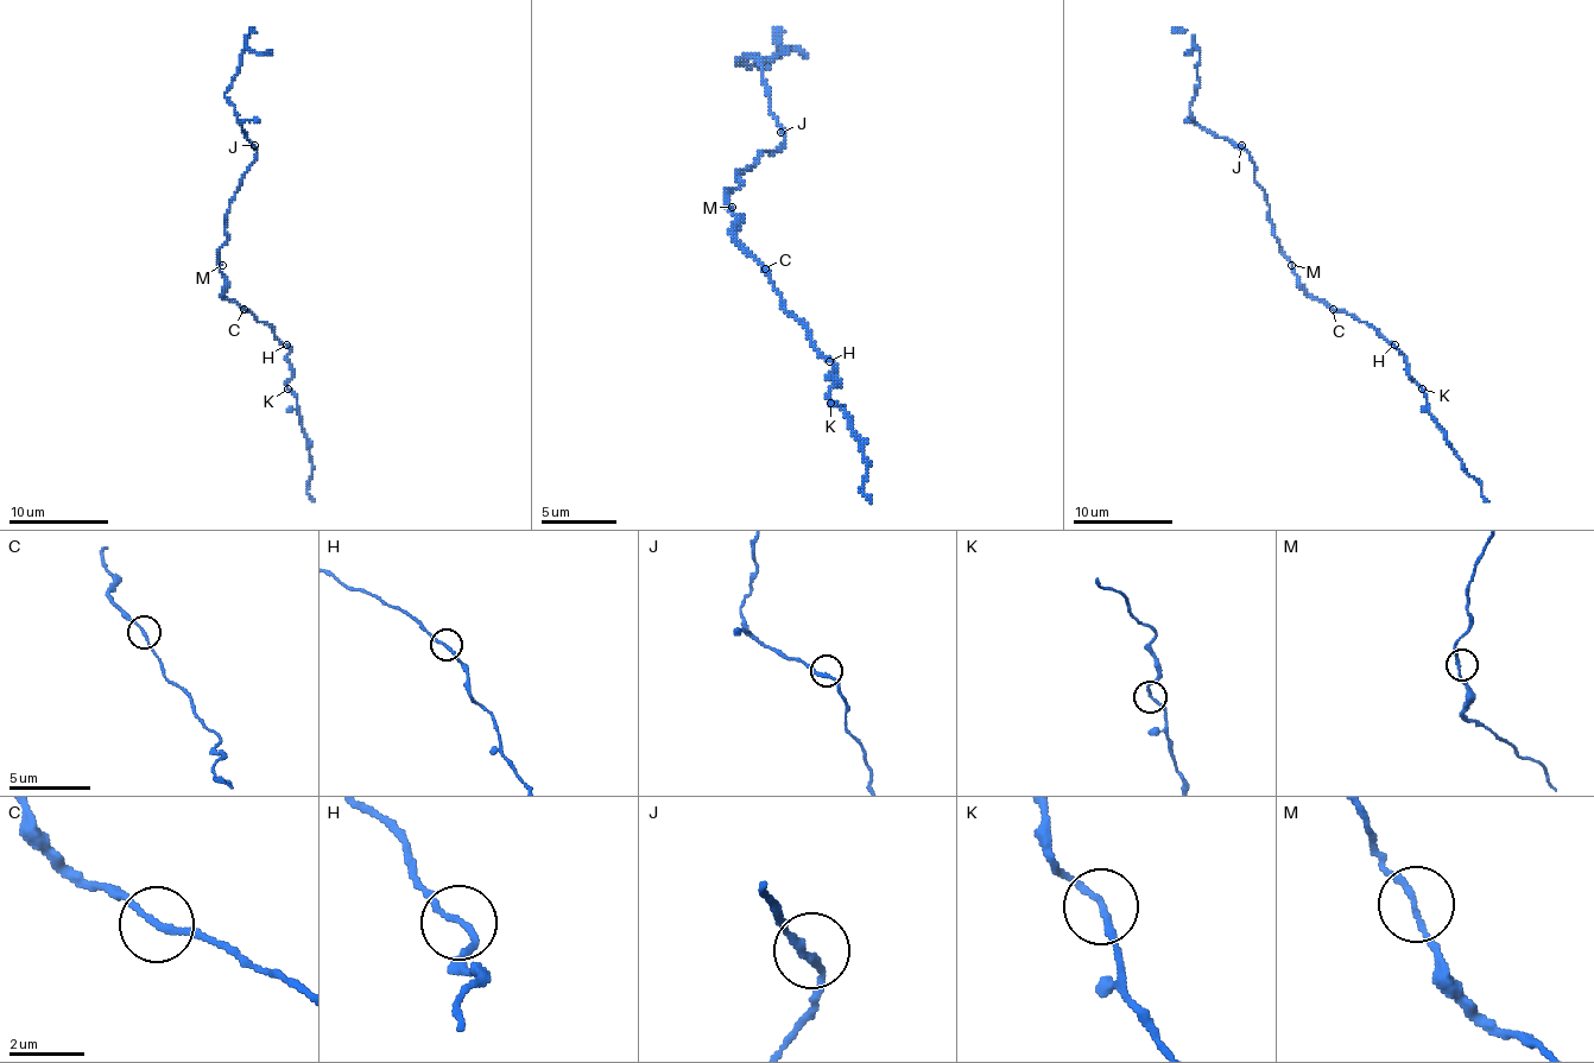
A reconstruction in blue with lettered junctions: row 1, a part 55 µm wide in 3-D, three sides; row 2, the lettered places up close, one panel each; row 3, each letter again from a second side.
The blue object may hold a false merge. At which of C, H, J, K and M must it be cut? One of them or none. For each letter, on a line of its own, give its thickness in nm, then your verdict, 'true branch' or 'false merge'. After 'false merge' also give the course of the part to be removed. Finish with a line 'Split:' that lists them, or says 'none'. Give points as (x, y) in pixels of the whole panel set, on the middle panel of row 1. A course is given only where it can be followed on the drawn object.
C: calibre 160 nm; true branch
H: calibre 160 nm; true branch
J: calibre 160 nm; true branch
K: calibre 150 nm; true branch
M: calibre 150 nm; true branch
Split: none

